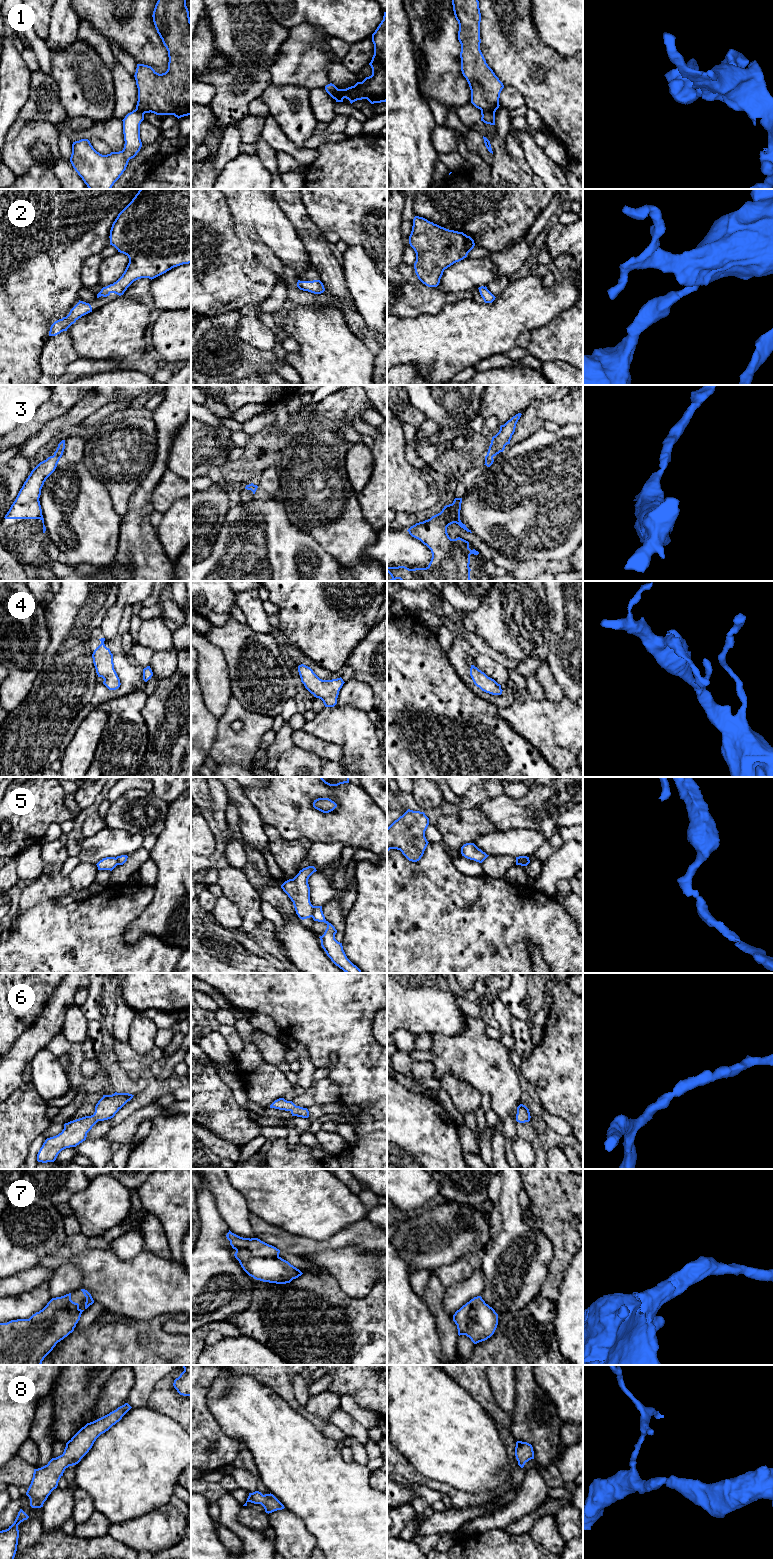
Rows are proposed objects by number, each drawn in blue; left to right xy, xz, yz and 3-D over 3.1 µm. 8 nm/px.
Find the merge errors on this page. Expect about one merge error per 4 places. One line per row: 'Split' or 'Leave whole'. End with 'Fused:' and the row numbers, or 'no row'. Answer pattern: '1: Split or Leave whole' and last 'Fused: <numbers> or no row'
1: Split
2: Leave whole
3: Leave whole
4: Leave whole
5: Split
6: Leave whole
7: Leave whole
8: Leave whole
Fused: 1, 5

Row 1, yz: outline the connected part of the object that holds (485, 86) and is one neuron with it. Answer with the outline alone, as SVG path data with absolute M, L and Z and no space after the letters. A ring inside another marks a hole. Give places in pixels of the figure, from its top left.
M452 0L453 11L459 24L458 40L461 44L461 71L471 90L471 103L481 111L496 112L503 83L488 66L480 50L481 13L478 0Z

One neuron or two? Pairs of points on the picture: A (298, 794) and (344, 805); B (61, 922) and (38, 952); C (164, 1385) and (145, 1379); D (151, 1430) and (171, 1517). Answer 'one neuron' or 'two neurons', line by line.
A: one neuron
B: one neuron
C: two neurons
D: two neurons

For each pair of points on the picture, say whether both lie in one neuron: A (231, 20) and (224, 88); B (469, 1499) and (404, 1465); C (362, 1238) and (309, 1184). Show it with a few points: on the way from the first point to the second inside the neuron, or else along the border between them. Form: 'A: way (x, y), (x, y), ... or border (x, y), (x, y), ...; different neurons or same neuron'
A: way (235, 37), (235, 71); same neuron
B: way (453, 1493), (445, 1488), (420, 1480); same neuron
C: border (366, 1216), (346, 1226), (329, 1238); different neurons

